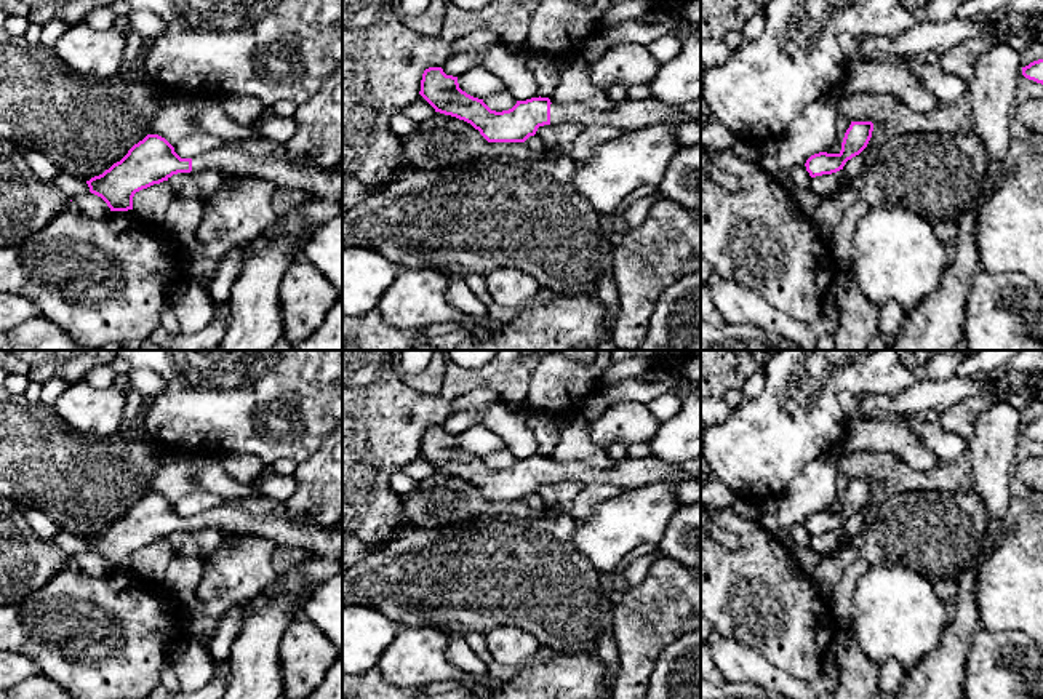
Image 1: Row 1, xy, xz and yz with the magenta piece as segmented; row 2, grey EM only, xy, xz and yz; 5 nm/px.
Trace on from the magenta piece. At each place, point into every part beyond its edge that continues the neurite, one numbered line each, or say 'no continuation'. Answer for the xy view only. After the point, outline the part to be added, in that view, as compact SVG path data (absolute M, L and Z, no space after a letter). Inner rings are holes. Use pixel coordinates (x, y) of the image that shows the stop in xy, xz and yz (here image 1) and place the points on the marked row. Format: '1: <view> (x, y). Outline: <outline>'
1: xy (266, 159). Outline: M234 139L192 158L192 171L218 170L224 176L248 173L277 187L298 187L314 197L342 202L342 170L286 157L285 142Z

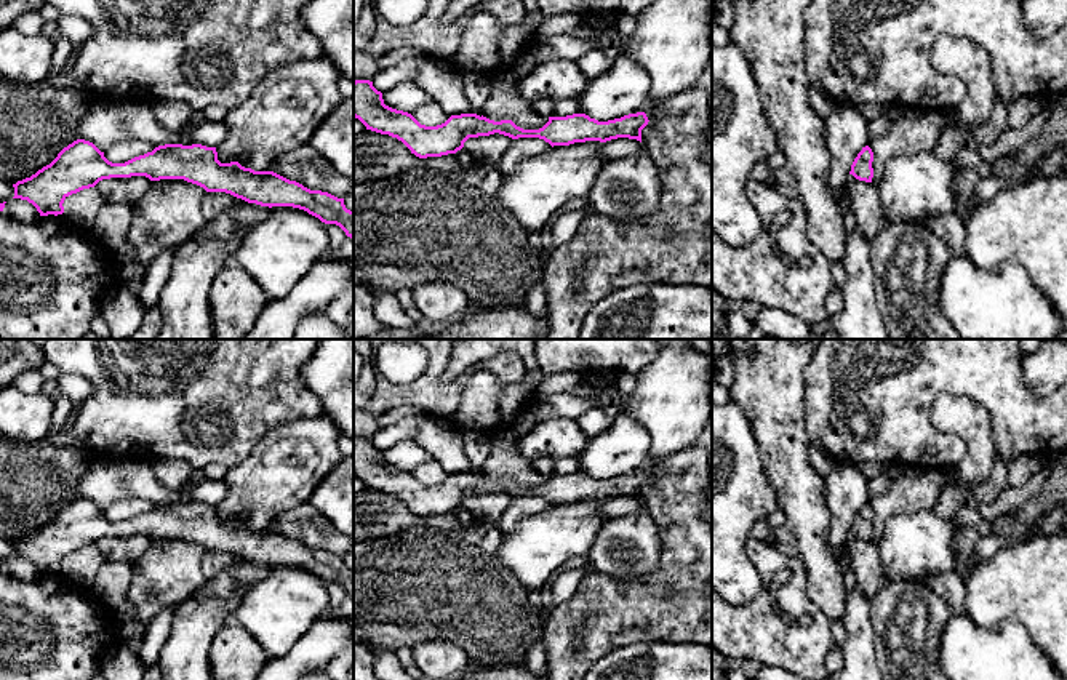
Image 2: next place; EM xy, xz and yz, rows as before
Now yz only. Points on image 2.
no continuation

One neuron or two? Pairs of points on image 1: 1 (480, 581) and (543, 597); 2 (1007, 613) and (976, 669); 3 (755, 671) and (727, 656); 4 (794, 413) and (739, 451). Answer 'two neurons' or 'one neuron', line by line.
1: one neuron
2: two neurons
3: one neuron
4: one neuron

